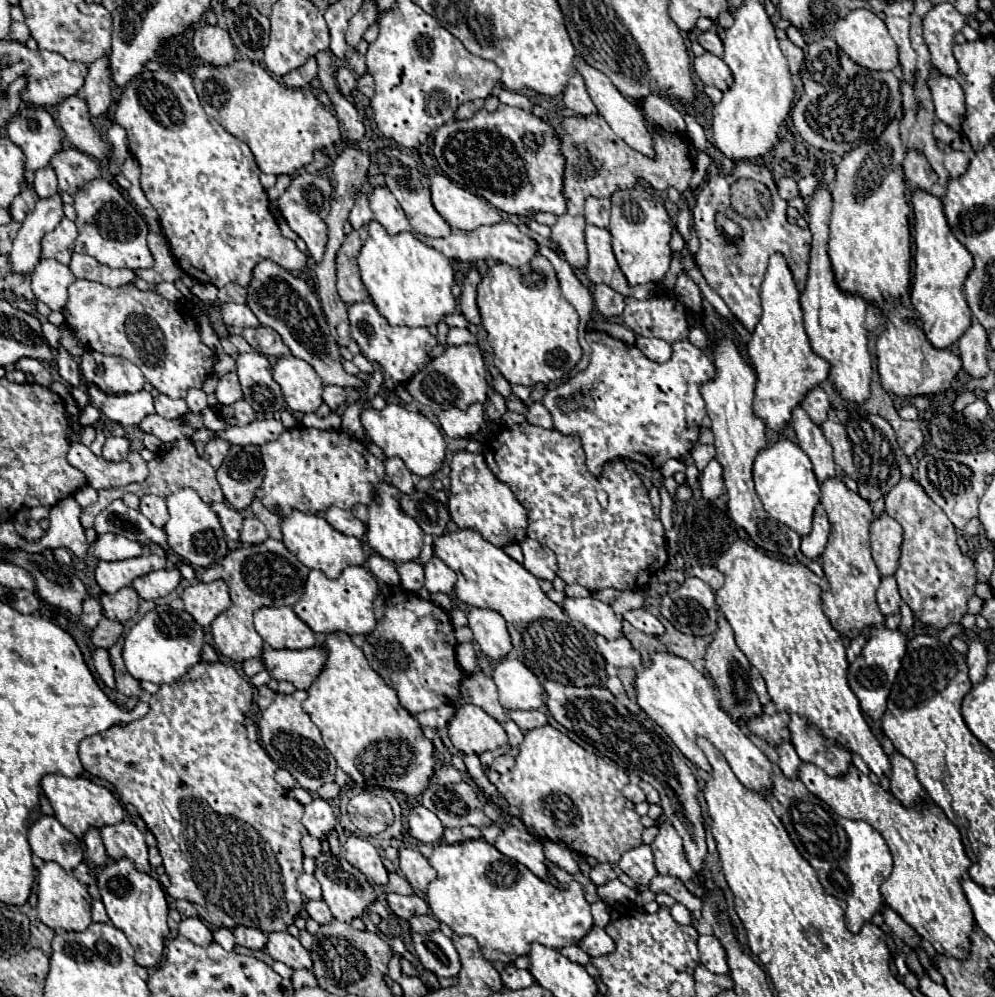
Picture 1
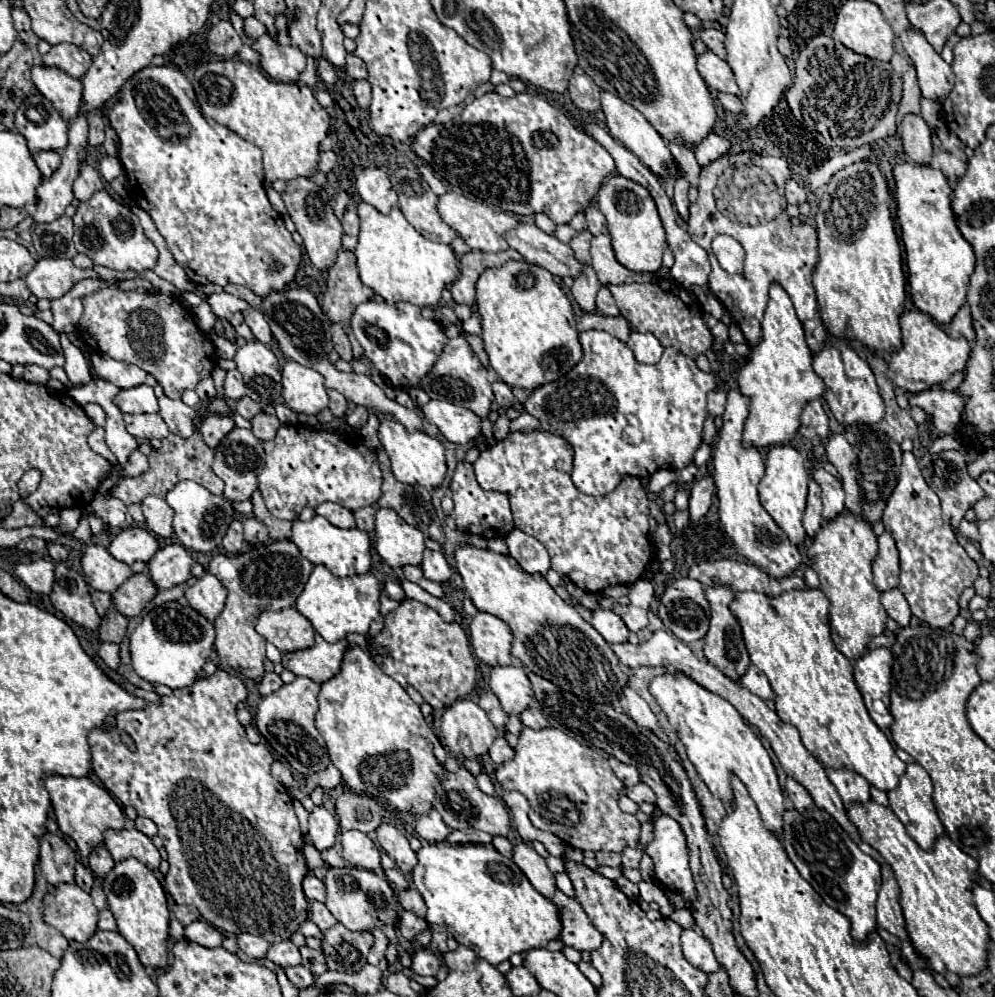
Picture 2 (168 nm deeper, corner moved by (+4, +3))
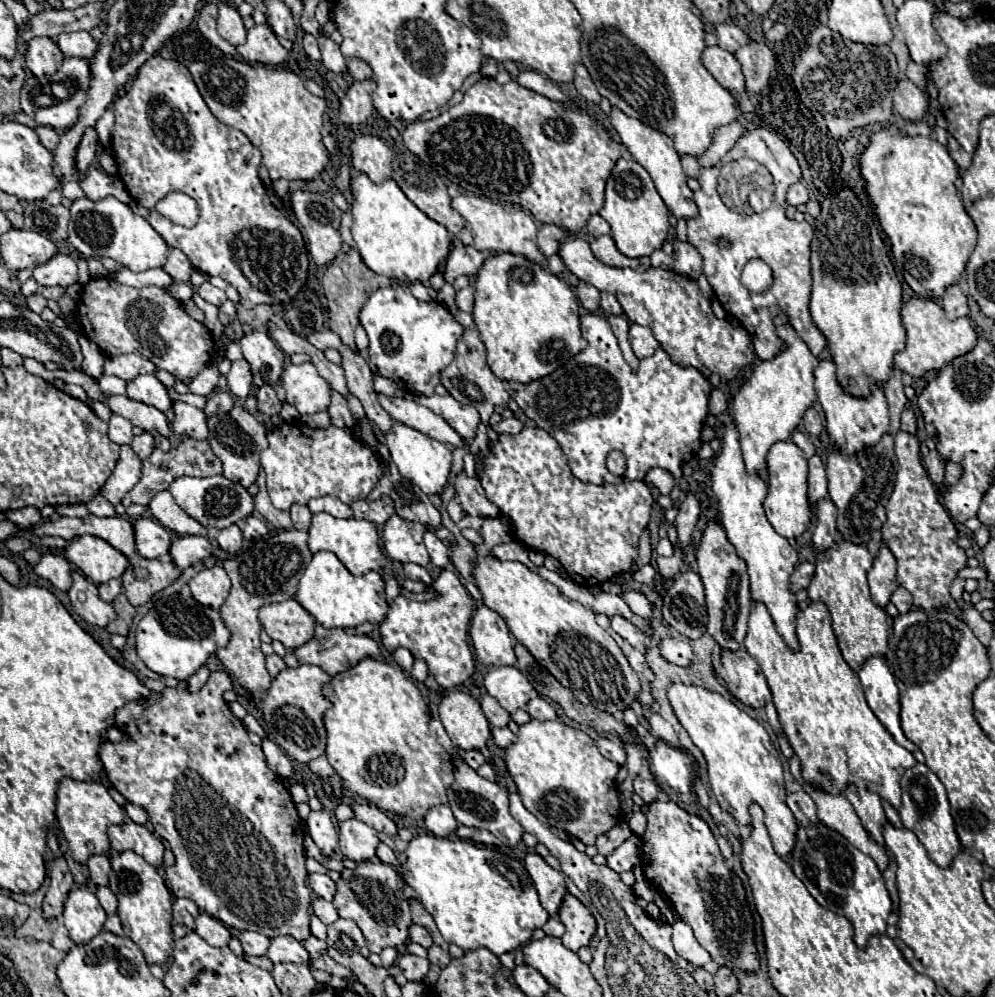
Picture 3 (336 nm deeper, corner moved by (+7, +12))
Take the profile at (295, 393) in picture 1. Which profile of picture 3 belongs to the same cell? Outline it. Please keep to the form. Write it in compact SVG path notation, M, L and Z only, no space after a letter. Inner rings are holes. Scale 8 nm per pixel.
M288 364L282 372L282 386L286 388L286 402L292 404L300 414L312 414L328 410L330 386L312 366L306 364Z

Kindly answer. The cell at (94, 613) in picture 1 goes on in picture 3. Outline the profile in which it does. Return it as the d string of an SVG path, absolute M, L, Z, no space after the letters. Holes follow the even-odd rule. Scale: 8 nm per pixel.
M114 578L110 582L104 582L98 586L100 590L100 598L106 600L106 602L112 602L120 592L122 592L122 580L120 578Z

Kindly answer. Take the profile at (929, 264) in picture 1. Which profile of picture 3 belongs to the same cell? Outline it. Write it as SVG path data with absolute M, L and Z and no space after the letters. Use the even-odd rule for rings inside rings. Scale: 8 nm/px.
M886 126L872 132L870 144L858 158L858 166L876 218L890 238L892 256L904 280L920 298L940 298L950 284L960 282L966 262L976 246L976 226L958 196L955 186L958 166L948 154L948 148L930 136L908 136L896 126Z

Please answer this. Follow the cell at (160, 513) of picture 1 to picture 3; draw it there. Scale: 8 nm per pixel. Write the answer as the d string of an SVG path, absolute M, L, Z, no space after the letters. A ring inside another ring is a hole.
M162 490L158 492L152 502L148 504L152 516L162 524L166 526L170 532L176 532L176 534L208 534L208 526L200 526L200 522L196 522L192 516L188 516L172 498L170 492Z

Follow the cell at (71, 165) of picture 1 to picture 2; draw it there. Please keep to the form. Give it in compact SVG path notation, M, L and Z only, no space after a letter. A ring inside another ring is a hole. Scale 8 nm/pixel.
M83 163L81 169L79 169L79 175L77 179L73 181L73 193L79 201L87 201L95 191L103 189L103 181L101 181L101 175L97 169L93 169L91 165Z

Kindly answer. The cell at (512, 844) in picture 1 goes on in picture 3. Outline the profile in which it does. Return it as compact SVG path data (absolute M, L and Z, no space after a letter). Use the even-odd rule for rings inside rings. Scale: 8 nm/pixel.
M530 852L526 856L526 870L532 876L532 882L534 882L536 890L538 890L542 908L552 918L556 918L556 914L558 914L560 906L562 906L564 894L566 894L566 878L564 878L564 874L550 868L544 862L544 858L534 854L534 852Z

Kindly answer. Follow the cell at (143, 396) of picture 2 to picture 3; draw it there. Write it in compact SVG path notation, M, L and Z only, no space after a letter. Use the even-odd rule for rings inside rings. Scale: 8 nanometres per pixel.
M138 376L132 382L128 382L128 398L150 404L162 412L168 410L168 406L172 404L166 386L156 378L156 376Z

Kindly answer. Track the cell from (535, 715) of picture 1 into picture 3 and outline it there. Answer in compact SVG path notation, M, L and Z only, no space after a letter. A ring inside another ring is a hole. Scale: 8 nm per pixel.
M534 698L528 704L528 714L536 720L556 720L558 714L554 710L554 706L550 706L544 698Z

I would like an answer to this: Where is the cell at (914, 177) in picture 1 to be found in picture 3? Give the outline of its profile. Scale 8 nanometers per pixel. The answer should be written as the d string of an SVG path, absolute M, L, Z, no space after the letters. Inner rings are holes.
M902 78L898 82L894 96L892 96L892 102L894 102L894 110L902 118L908 118L912 122L920 120L928 108L928 102L926 102L922 90L916 84L912 84L908 78Z

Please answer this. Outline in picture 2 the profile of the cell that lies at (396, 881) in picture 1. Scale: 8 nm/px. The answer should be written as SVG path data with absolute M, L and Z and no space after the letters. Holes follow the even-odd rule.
M413 887L399 889L399 891L397 891L397 899L399 899L399 903L401 903L403 909L411 909L411 911L415 911L415 913L421 915L421 917L423 917L425 911L427 911L423 897L421 897Z

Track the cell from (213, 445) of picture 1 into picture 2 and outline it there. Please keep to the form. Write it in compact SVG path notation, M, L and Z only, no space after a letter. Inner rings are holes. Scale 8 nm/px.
M211 415L211 417L207 417L207 419L201 423L199 433L201 433L203 441L205 441L211 449L215 449L215 447L219 445L219 441L221 441L229 431L233 431L233 429L235 429L235 425L233 425L233 419L231 419L231 417Z

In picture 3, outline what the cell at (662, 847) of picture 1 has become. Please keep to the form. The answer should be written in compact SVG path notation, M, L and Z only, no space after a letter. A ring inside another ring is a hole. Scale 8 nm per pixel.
M672 800L652 802L646 818L648 828L642 836L642 870L648 884L668 898L670 906L680 914L682 922L694 930L694 938L708 950L718 966L758 972L760 954L756 946L756 926L744 884L728 868L708 824L696 814L688 814Z

